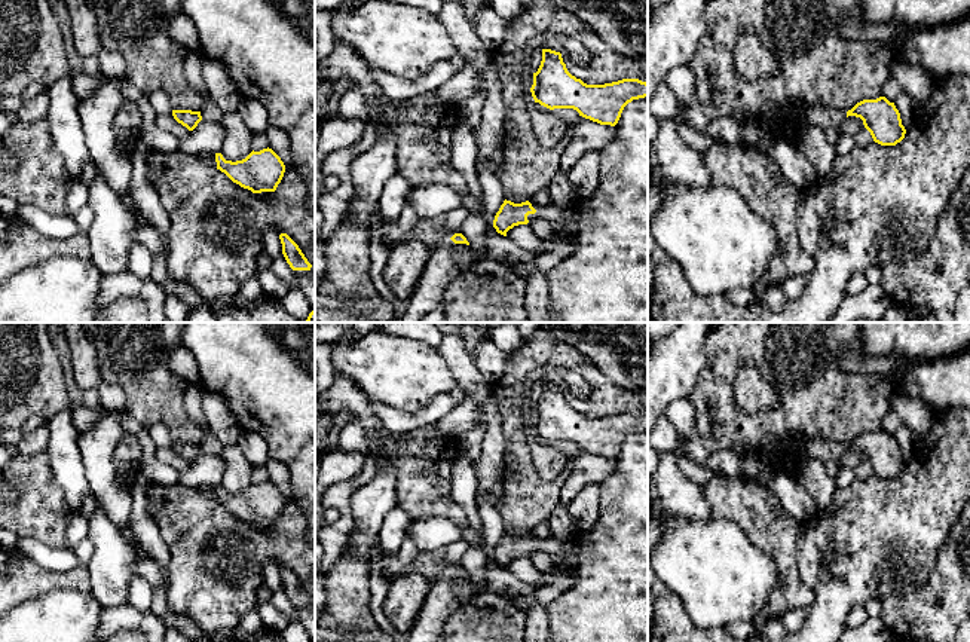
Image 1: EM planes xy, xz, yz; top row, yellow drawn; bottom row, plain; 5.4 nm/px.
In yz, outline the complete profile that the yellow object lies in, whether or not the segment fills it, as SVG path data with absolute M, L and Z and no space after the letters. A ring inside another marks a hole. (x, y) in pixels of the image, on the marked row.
M885 97L863 100L848 111L813 107L807 110L804 123L805 126L820 126L826 132L839 126L848 116L860 117L873 141L881 146L896 146L905 138L906 129L902 125L900 113Z

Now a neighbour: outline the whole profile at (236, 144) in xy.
M204 55L202 77L212 101L223 110L224 138L220 153L226 160L242 160L251 152L253 132L239 116L238 106L244 100L226 68Z

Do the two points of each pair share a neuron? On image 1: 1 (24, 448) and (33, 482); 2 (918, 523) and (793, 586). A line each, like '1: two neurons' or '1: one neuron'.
1: two neurons
2: two neurons

